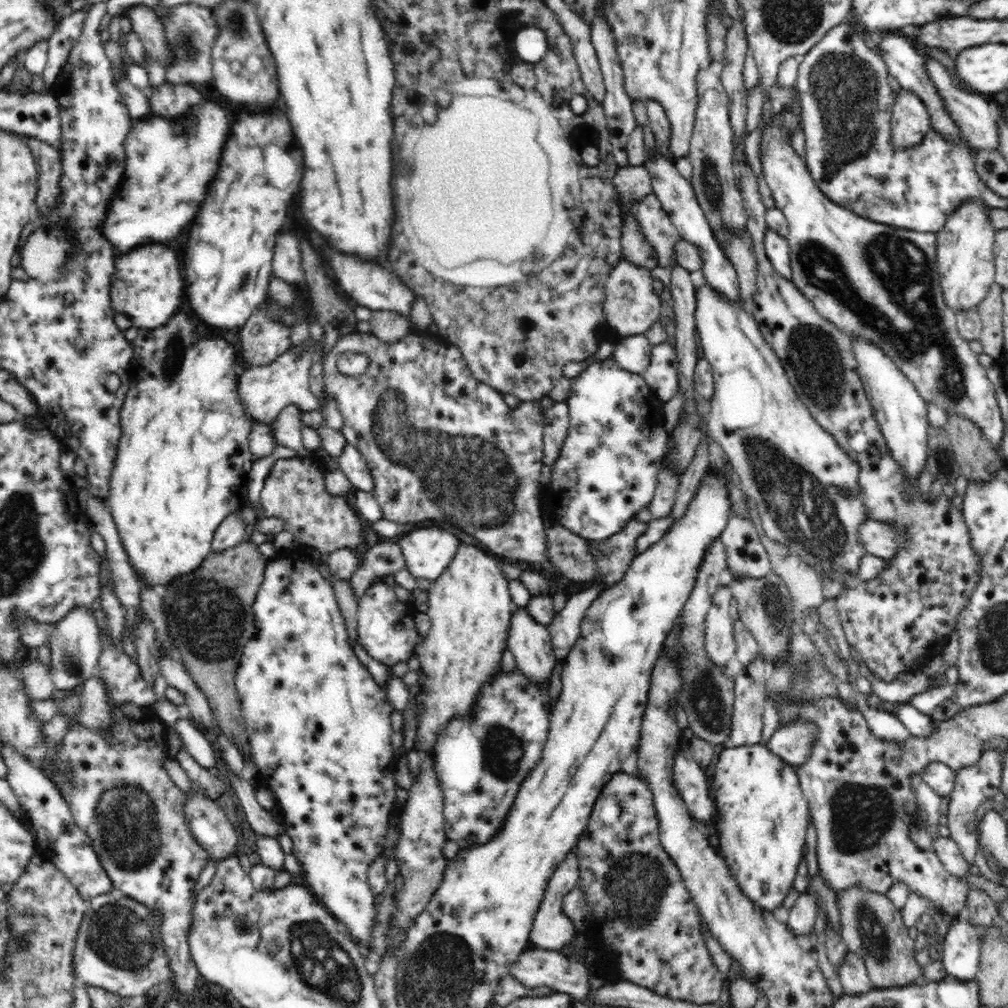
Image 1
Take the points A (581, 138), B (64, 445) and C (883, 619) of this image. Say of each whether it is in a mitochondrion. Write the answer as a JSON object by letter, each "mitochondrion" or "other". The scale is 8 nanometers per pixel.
{"A":"mitochondrion","B":"other","C":"other"}

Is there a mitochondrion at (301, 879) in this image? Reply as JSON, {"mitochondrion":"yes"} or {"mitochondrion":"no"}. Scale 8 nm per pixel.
{"mitochondrion":"no"}

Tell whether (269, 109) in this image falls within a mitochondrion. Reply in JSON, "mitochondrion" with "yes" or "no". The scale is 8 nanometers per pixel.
{"mitochondrion":"no"}

